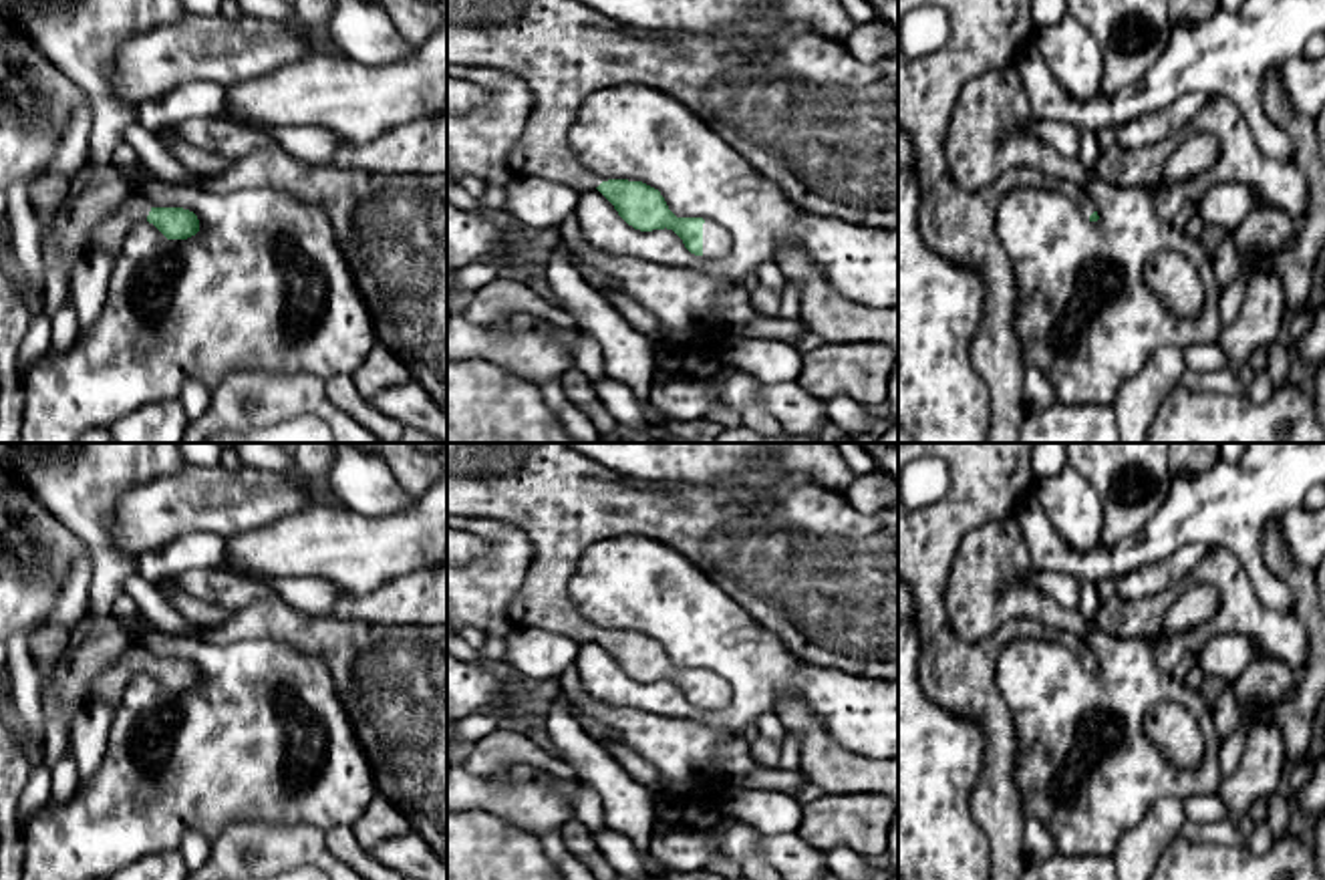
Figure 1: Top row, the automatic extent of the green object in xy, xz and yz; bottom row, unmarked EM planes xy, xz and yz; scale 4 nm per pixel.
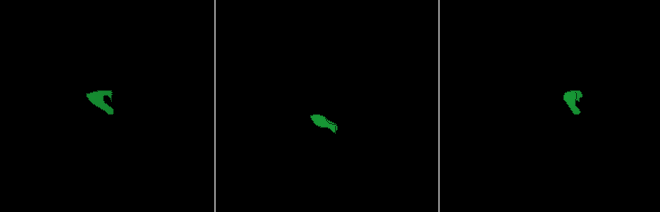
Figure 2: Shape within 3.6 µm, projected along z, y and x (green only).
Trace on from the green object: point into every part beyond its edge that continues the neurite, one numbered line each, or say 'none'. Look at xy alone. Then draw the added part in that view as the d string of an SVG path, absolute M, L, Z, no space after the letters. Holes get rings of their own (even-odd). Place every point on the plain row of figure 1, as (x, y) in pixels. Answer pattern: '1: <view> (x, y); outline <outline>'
1: xy (107, 685); outline M131 642L109 667L95 675L87 687L89 701L105 701L113 709L119 707L121 697L129 681L143 669L147 669L151 656L145 646Z

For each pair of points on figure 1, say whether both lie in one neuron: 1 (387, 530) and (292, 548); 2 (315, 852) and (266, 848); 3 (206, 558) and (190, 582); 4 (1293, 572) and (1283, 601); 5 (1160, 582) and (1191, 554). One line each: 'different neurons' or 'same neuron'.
1: same neuron
2: same neuron
3: different neurons
4: different neurons
5: same neuron

